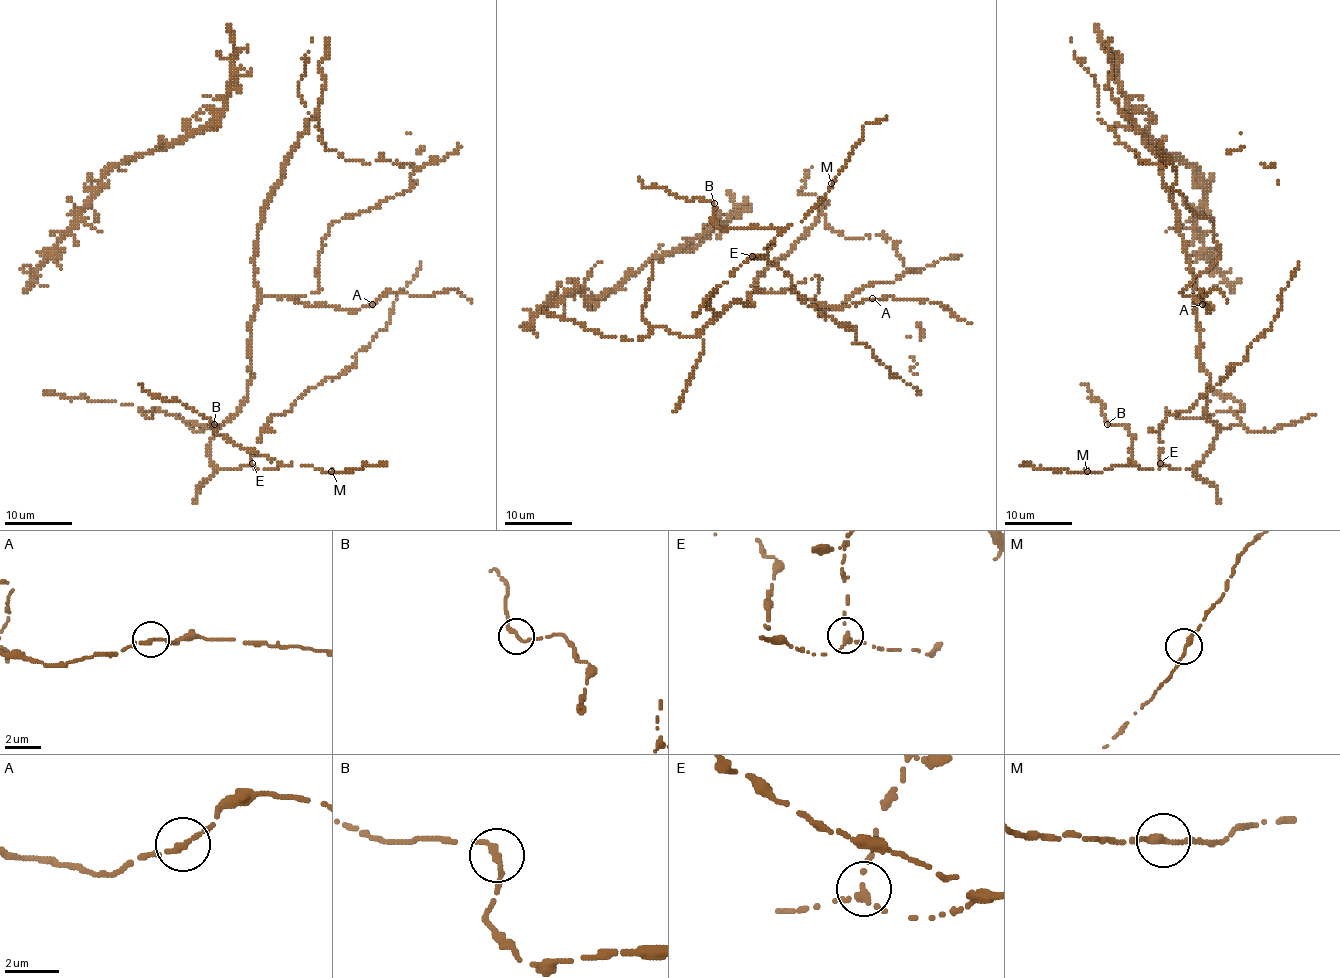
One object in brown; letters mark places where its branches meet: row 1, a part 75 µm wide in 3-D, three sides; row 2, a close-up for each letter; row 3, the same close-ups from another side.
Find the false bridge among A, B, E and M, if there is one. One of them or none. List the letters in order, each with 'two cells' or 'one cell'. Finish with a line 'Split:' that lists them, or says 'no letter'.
A: one cell
B: one cell
E: one cell
M: one cell
Split: no letter

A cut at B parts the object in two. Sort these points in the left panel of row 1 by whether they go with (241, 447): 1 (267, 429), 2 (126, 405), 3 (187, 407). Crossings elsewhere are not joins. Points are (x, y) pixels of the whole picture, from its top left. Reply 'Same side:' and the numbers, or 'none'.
Same side: 3

